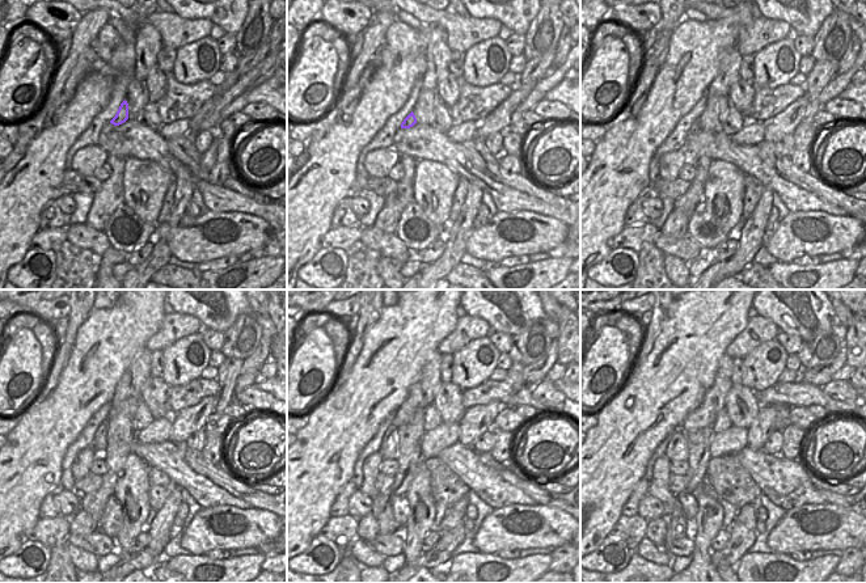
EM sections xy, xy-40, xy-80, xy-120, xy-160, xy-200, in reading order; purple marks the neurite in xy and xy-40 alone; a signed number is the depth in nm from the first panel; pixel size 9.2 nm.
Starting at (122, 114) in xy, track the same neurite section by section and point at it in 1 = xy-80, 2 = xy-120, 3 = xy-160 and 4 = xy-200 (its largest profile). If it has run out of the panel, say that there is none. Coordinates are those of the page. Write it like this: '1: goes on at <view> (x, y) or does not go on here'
1: goes on at xy-80 (696, 127)
2: goes on at xy-120 (100, 442)
3: goes on at xy-160 (389, 446)
4: goes on at xy-200 (677, 450)

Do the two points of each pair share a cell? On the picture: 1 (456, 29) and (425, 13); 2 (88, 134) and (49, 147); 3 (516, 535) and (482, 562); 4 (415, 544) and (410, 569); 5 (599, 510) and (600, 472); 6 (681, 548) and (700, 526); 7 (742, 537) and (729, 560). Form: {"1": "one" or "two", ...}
{"1": "one", "2": "two", "3": "two", "4": "two", "5": "one", "6": "two", "7": "one"}

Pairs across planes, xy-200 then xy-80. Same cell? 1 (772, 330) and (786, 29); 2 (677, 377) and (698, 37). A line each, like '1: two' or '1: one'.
1: one
2: one

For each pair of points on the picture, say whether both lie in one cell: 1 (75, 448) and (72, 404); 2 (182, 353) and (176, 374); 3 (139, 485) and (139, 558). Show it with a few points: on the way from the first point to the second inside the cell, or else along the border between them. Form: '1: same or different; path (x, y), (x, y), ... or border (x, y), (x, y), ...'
1: different; border (92, 414), (81, 432), (67, 450), (60, 468)
2: same; path (177, 358), (173, 362), (174, 368)
3: different; border (127, 552), (121, 557)

